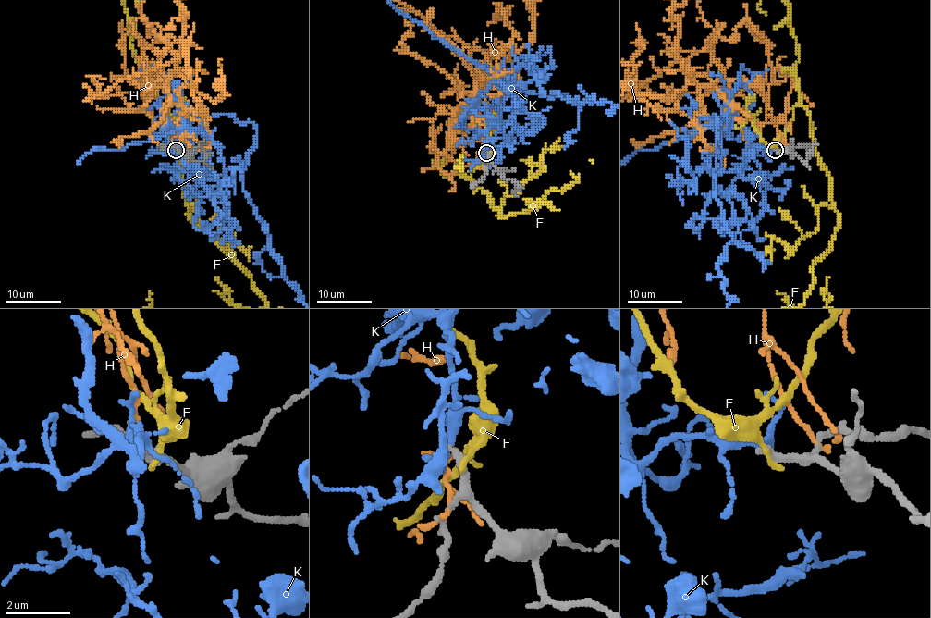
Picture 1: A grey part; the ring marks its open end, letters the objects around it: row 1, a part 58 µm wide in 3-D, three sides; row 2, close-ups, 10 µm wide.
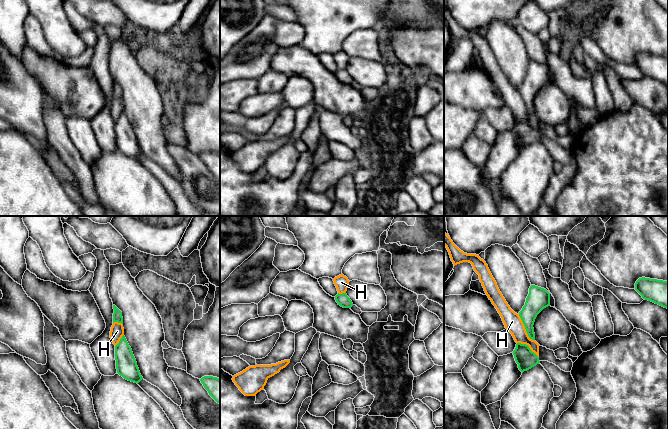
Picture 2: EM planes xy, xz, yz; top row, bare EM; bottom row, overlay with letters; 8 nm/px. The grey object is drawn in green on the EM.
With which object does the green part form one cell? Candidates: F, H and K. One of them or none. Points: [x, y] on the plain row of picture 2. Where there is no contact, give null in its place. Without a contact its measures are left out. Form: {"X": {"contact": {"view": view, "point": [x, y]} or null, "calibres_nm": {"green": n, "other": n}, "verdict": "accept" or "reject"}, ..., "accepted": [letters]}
{"F": {"contact": null, "verdict": "reject"}, "H": {"contact": {"view": "yz", "point": [525, 104]}, "calibres_nm": {"green": 170, "other": 140}, "verdict": "reject"}, "K": {"contact": null, "verdict": "reject"}, "accepted": []}

